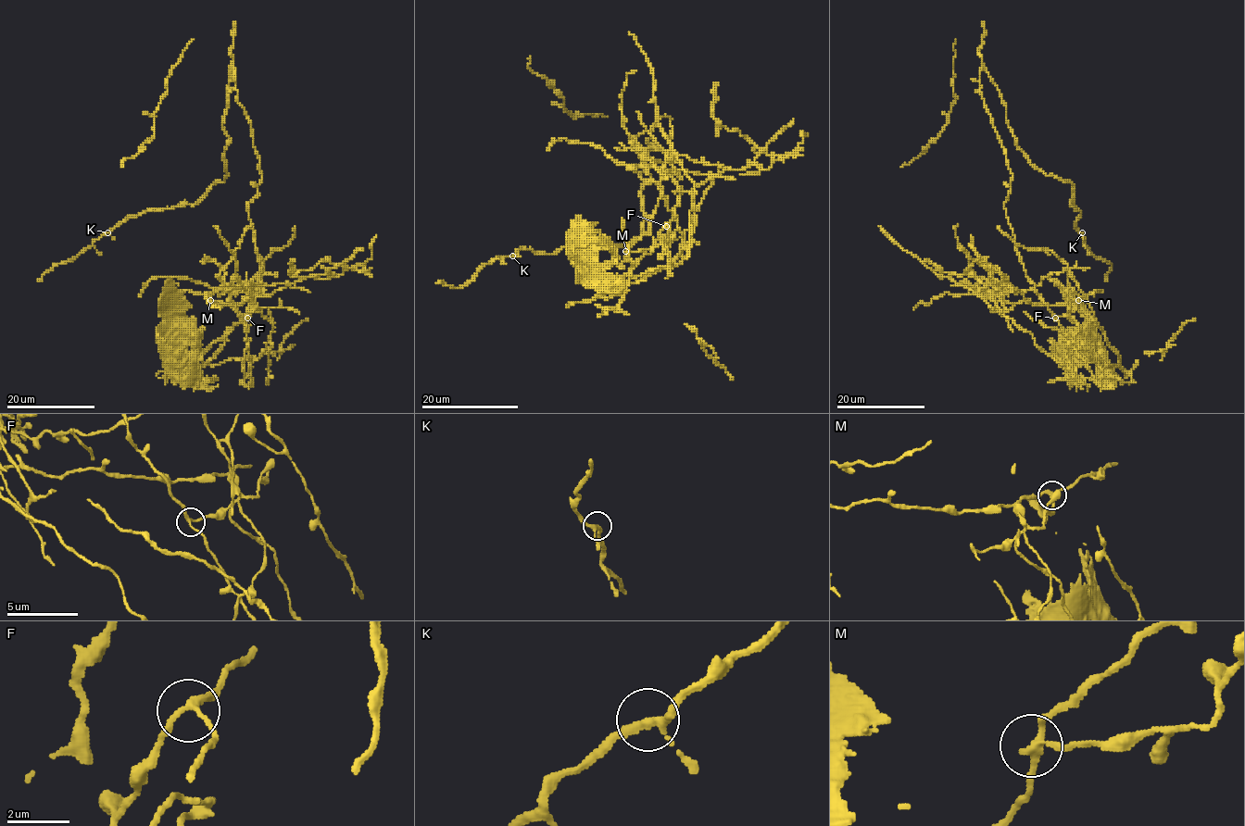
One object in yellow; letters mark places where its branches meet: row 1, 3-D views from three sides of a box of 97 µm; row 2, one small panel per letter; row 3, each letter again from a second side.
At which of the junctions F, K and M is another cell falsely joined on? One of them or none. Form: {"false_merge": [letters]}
{"false_merge": ["M"]}

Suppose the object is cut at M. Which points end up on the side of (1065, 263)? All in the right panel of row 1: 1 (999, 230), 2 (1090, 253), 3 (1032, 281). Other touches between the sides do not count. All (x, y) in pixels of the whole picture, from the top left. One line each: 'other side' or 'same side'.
1: same side
2: other side
3: other side

